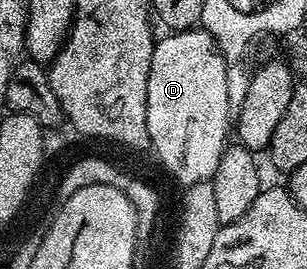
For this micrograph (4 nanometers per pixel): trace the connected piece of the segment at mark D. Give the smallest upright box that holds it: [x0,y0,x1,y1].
[146,31,230,185]

